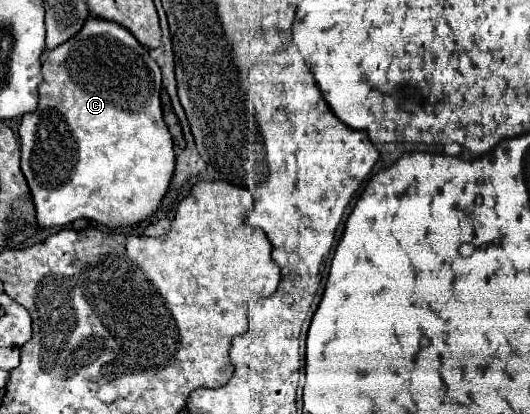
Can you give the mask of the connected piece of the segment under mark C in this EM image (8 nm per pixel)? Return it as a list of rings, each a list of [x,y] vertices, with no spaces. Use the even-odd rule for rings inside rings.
[[[89,17],[89,21],[75,35],[75,39],[43,55],[43,83],[39,85],[39,105],[33,113],[23,115],[23,121],[19,125],[19,139],[21,139],[21,171],[29,183],[33,203],[37,209],[37,223],[41,227],[65,227],[75,219],[93,219],[107,227],[123,227],[139,223],[159,209],[175,169],[173,139],[165,125],[161,109],[161,69],[149,57],[149,51],[123,25],[115,21],[105,21],[101,17]]]

